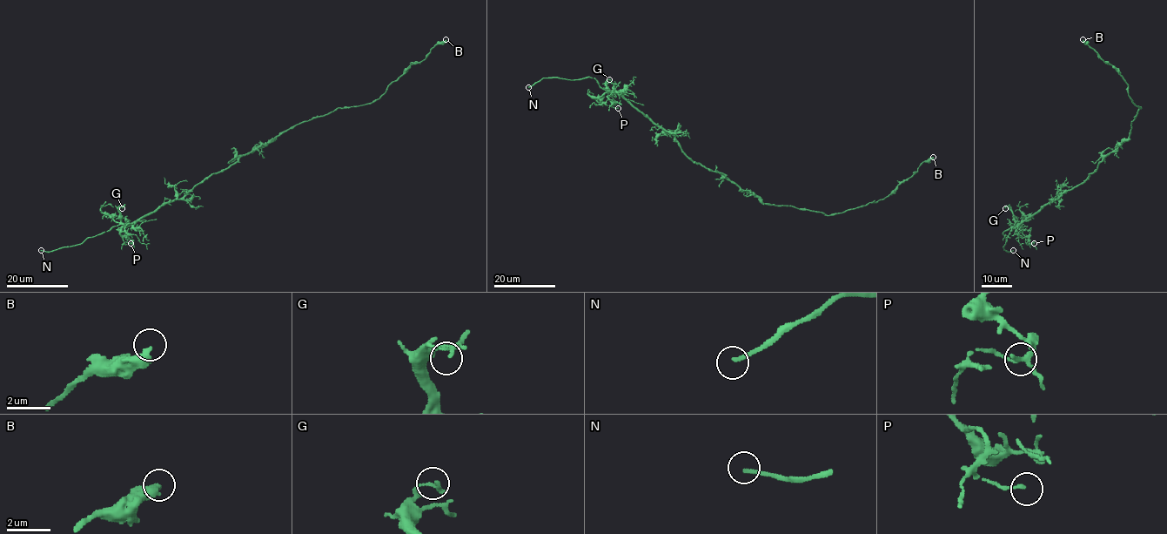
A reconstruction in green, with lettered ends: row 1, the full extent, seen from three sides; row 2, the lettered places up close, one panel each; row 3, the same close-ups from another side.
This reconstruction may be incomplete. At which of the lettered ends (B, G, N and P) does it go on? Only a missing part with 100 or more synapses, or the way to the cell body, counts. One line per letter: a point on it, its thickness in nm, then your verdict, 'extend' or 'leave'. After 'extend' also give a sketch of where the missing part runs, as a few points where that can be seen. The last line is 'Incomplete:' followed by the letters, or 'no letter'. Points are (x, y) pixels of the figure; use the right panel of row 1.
B: (1083, 39) | 320 nm | leave
G: (1005, 208) | 190 nm | leave
N: (1013, 250) | 180 nm | extend | (1013, 250), (1019, 245), (1033, 249)
P: (1034, 243) | 140 nm | leave
Incomplete: N

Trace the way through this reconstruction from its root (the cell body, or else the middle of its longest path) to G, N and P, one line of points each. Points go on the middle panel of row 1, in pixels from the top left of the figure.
G: (729, 180), (722, 173), (694, 162), (673, 135), (653, 124), (620, 95), (610, 92), (606, 84), (609, 79)
N: (729, 180), (694, 162), (673, 135), (620, 95), (605, 91), (593, 77), (545, 77), (528, 87)
P: (729, 180), (694, 162), (673, 135), (612, 93), (607, 98), (618, 108)

